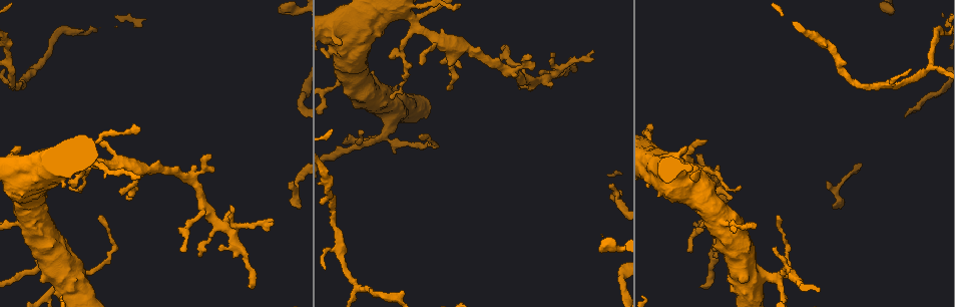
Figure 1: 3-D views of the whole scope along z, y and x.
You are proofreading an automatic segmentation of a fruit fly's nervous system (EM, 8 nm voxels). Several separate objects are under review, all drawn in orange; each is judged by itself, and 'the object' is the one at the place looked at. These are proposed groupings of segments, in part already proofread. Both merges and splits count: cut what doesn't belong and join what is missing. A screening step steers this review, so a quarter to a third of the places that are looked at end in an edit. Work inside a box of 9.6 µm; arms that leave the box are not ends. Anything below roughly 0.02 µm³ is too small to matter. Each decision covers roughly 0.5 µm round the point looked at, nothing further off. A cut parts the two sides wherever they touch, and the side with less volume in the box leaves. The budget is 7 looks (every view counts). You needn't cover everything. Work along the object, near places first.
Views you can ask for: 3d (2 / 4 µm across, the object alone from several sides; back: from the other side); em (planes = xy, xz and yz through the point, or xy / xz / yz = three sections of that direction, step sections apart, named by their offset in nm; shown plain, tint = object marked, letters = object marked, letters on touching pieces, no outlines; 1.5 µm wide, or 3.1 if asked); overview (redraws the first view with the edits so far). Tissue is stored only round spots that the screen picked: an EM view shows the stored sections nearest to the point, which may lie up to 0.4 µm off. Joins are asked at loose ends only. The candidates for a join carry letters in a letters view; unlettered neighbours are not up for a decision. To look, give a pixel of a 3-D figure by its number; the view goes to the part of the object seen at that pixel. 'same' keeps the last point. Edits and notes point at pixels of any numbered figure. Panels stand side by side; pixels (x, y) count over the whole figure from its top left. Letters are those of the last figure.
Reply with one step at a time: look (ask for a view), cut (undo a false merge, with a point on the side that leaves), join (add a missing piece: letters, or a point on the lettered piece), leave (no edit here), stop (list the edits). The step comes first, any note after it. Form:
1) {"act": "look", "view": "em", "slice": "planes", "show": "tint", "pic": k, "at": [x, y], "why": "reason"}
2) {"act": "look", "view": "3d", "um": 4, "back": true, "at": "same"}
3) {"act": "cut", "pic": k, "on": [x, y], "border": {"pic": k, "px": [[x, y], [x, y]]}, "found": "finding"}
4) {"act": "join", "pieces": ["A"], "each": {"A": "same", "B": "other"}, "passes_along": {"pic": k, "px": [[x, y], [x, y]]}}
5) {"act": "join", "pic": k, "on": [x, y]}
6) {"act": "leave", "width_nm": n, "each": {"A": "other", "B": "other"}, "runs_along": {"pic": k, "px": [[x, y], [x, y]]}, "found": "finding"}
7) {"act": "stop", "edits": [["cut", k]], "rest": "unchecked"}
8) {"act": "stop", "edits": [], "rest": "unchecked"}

{"act": "look", "view": "3d", "um": 2, "pic": 1, "at": [419, 134], "why": "an open end"}

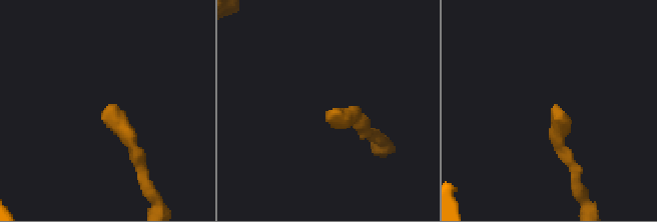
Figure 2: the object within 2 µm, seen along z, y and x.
{"act": "look", "view": "em", "slice": "planes", "show": "letters", "pic": 2, "at": [103, 113]}

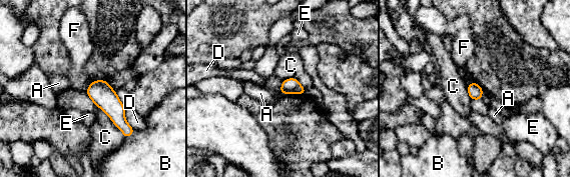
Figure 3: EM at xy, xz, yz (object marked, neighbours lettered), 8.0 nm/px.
{"act": "leave", "width_nm": 120, "each": {"A": "other", "B": "other", "C": "other", "D": "other", "E": "other", "F": "other"}, "border": {"pic": 3, "px": [[91, 81], [85, 91]]}, "found": "no lettered piece goes on from it"}

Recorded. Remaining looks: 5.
{"act": "look", "view": "em", "slice": "xy", "step": 8, "show": "tint", "pic": 1, "at": [519, 88], "why": "free end"}

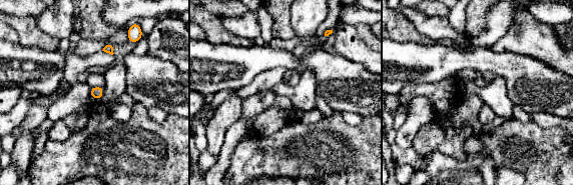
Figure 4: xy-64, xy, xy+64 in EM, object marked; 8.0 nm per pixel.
{"act": "look", "view": "em", "slice": "planes", "show": "letters", "at": "same", "why": "another direction"}

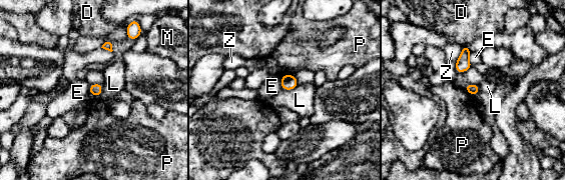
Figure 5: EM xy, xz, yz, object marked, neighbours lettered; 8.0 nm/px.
{"act": "leave", "longest_contact_nm": ["Z", 160], "each": {"D": "other", "E": "other", "L": "other", "M": "other", "P": "other", "Z": "other"}, "border": {"pic": 5, "px": [[298, 84], [292, 89], [283, 90]]}, "found": "none of them fits"}

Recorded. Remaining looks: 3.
{"act": "look", "view": "em", "slice": "xz", "step": 4, "show": "tint", "pic": 1, "at": [929, 66], "why": "three arms meet"}

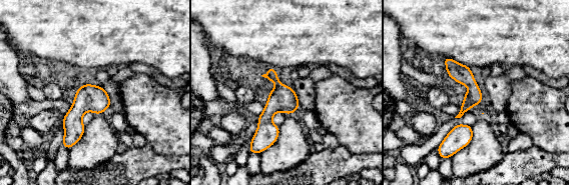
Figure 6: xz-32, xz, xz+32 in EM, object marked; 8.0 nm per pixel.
{"act": "look", "view": "em", "slice": "xy", "step": 8, "show": "letters", "at": "same"}

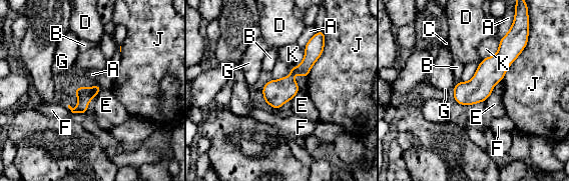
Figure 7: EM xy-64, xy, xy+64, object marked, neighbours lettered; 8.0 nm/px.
{"act": "leave", "each": {"A": "other", "B": "other", "C": "other", "D": "other", "E": "other", "F": "other", "G": "other", "J": "other", "K": "other"}, "border": {"pic": 7, "px": [[300, 90], [290, 101]]}, "found": "all the same neuron"}

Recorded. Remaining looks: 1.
{"act": "stop", "edits": [], "rest": "unchecked"}

